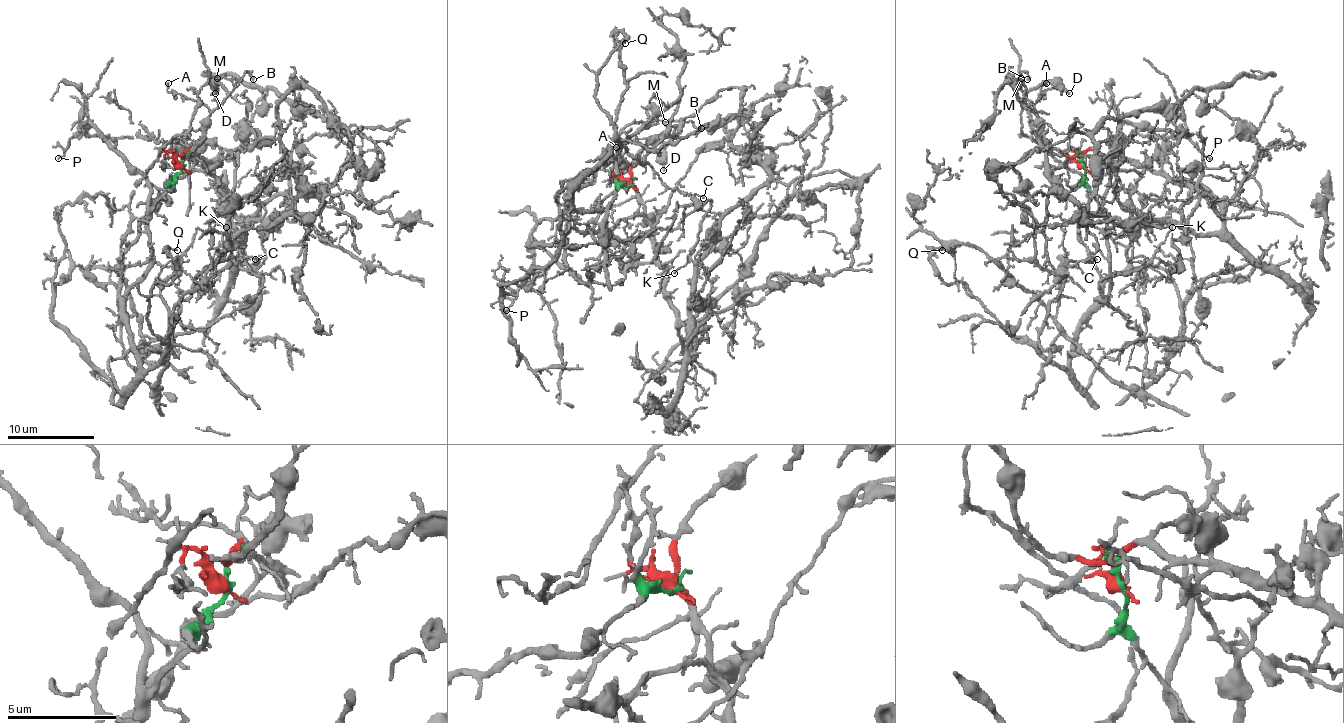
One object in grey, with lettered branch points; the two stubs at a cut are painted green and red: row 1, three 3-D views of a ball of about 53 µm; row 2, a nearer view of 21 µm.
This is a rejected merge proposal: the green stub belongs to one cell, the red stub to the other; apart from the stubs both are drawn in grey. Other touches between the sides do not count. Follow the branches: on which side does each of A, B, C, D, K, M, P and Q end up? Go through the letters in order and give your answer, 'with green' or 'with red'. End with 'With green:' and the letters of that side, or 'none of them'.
A: with red
B: with red
C: with green
D: with red
K: with green
M: with red
P: with green
Q: with green
With green: C, K, P, Q

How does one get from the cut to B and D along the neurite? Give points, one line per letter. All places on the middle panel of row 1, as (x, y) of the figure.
B: (630, 184), (625, 182), (630, 177), (632, 158), (643, 147), (669, 127), (688, 121), (695, 127), (702, 127)
D: (630, 184), (625, 182), (630, 177), (632, 158), (669, 127), (675, 127), (664, 147), (662, 171)

